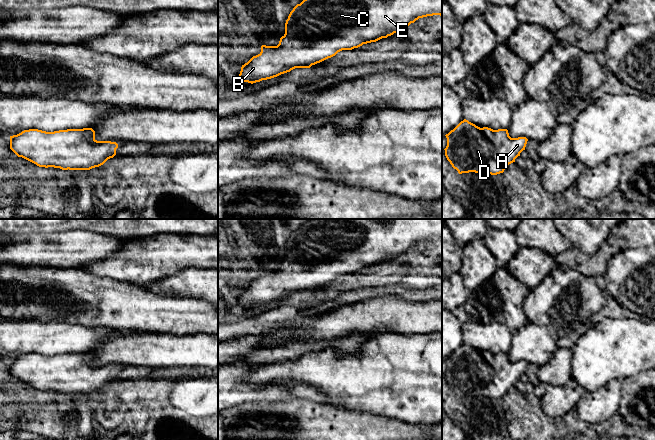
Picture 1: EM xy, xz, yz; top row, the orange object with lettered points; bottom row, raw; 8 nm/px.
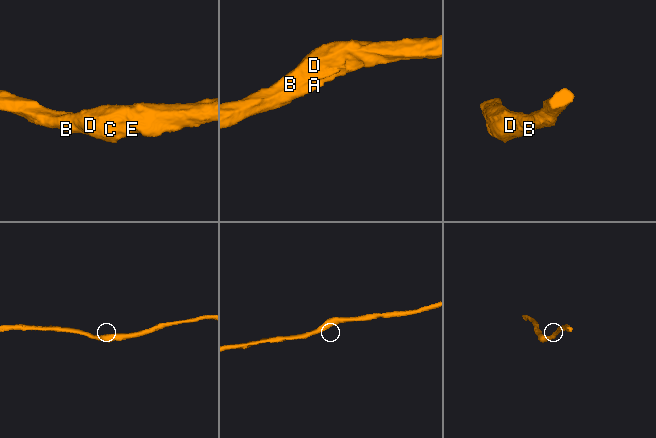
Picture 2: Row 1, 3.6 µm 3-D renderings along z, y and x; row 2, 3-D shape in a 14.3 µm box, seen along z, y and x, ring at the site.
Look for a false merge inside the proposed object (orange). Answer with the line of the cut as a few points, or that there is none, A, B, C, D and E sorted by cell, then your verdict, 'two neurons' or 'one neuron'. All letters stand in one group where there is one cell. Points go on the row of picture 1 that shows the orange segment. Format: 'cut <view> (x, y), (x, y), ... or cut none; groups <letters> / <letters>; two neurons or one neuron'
cut none; groups A B C D E; one neuron

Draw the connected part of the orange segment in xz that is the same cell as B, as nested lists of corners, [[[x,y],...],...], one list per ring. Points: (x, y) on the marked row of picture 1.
[[[303,0],[290,12],[285,34],[277,46],[261,46],[261,52],[242,65],[239,80],[256,83],[290,72],[295,68],[310,68],[335,56],[342,50],[352,50],[363,44],[376,42],[405,29],[419,18],[442,16],[442,0]]]

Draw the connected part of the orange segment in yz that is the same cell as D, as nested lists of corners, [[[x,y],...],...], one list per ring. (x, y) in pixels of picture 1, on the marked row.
[[[466,119],[445,136],[445,156],[459,174],[503,173],[528,141],[526,137],[511,138],[507,129],[480,128]]]

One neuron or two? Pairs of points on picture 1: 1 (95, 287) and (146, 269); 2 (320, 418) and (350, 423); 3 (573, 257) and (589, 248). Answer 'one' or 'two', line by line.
1: two
2: one
3: two

